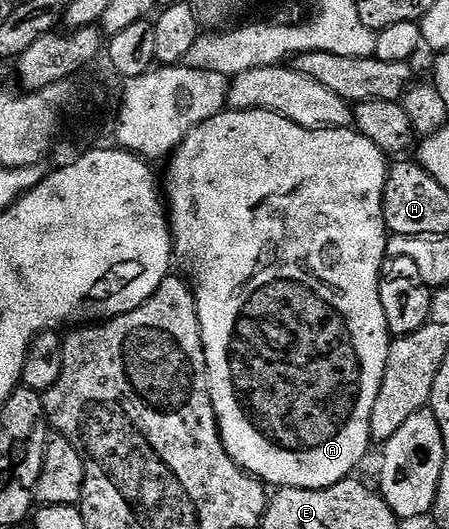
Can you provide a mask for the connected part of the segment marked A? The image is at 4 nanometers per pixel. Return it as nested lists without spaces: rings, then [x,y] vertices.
[[[224,110],[219,112],[209,122],[197,126],[192,132],[181,141],[178,148],[169,157],[171,165],[167,168],[167,184],[165,180],[165,200],[169,205],[169,223],[171,225],[171,239],[173,241],[173,256],[176,261],[183,263],[182,271],[186,279],[193,285],[195,301],[197,302],[197,314],[201,322],[201,338],[203,339],[203,349],[207,359],[207,377],[211,387],[211,397],[213,398],[213,410],[219,419],[219,433],[223,439],[225,450],[233,462],[250,476],[255,476],[268,486],[281,488],[308,488],[309,490],[321,490],[333,486],[337,482],[348,479],[351,472],[367,456],[367,447],[372,447],[373,441],[369,430],[369,414],[373,414],[373,402],[377,402],[377,394],[381,390],[381,378],[385,374],[385,362],[389,354],[389,346],[392,342],[392,335],[387,330],[385,322],[385,310],[381,310],[381,298],[379,297],[379,272],[383,268],[384,260],[388,259],[387,242],[389,233],[387,223],[383,217],[383,191],[387,181],[387,169],[389,167],[389,157],[369,138],[362,136],[354,127],[338,128],[337,130],[313,130],[305,126],[297,126],[289,118],[285,118],[276,112],[269,110]]]

